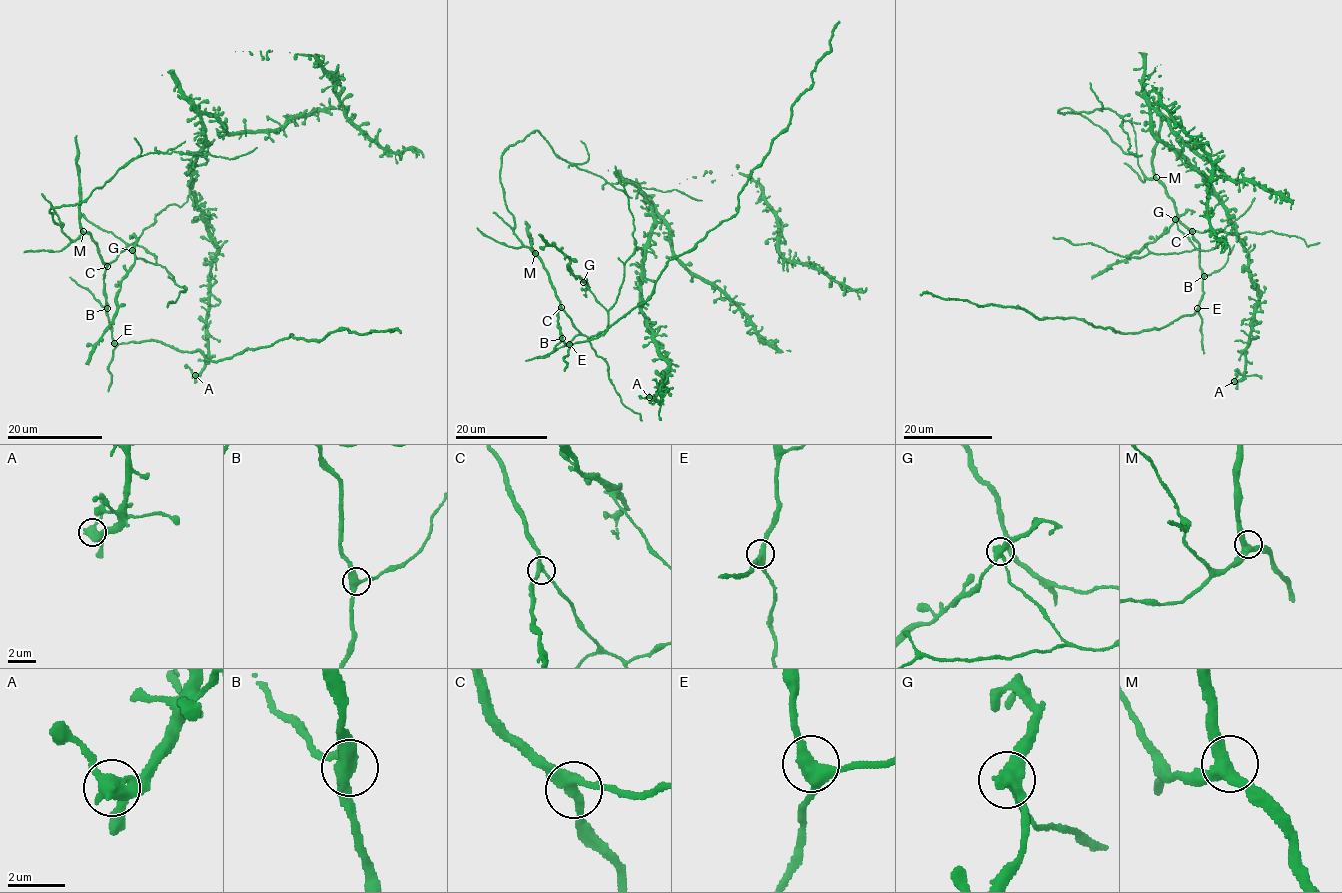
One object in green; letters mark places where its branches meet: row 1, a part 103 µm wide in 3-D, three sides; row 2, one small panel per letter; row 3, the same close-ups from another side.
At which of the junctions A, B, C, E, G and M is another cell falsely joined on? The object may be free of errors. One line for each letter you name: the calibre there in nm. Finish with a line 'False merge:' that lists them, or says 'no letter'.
G: calibre 380 nm
False merge: G

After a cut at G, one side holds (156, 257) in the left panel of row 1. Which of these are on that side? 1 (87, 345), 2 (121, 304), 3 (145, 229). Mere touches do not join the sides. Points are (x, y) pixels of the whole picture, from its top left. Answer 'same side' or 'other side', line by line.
1: other side
2: other side
3: same side

